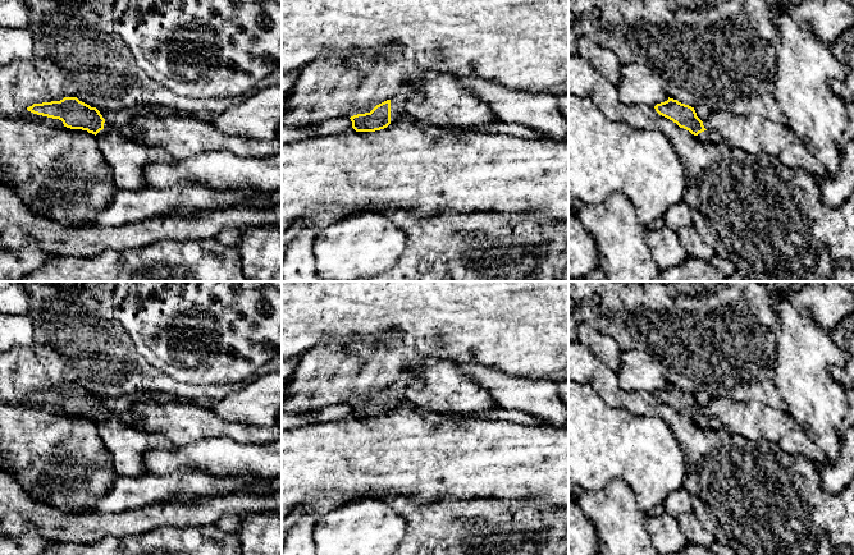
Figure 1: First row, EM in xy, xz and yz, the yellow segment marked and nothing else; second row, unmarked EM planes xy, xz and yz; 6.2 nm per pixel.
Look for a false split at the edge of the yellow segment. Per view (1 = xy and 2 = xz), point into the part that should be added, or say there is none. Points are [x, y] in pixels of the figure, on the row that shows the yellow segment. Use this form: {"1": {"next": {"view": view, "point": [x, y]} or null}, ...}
{"1": {"next": {"view": "xy", "point": [127, 157]}}, "2": {"next": {"view": "xz", "point": [398, 101]}}}

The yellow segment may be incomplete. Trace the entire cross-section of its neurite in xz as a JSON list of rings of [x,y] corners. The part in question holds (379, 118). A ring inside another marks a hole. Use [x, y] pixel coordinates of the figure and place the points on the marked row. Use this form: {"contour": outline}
{"contour": [[[403,86],[397,95],[376,105],[370,113],[351,116],[352,128],[356,132],[375,132],[396,125],[407,114],[406,104],[412,97],[408,86]]]}

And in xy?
{"contour": [[[77,97],[33,104],[27,110],[37,115],[59,119],[67,128],[82,129],[95,134],[117,189],[143,189],[146,188],[143,171],[147,165],[174,161],[163,148],[147,146],[141,139],[124,136],[120,128],[108,123],[96,107],[91,107]]]}

